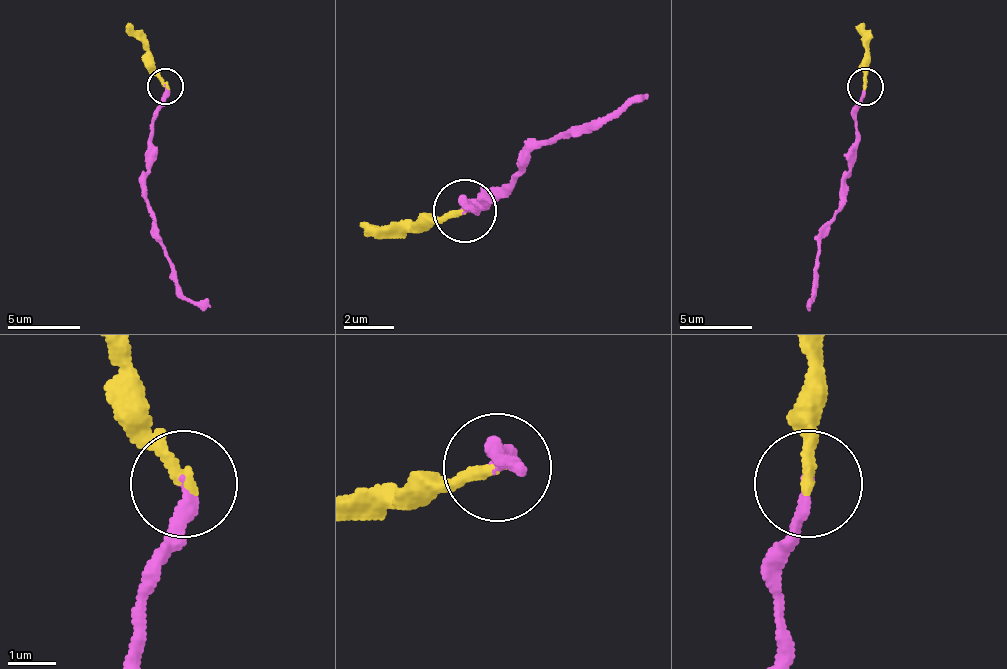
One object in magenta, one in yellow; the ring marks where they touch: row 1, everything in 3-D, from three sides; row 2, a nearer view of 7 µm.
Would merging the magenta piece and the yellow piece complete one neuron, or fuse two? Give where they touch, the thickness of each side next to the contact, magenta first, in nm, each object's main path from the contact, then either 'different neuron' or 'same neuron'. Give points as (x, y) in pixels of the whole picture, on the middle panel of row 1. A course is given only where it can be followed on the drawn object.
(464, 211) | 240/260 nm | magenta via (467, 212), (464, 206), (505, 189), (553, 140), (579, 134), (623, 103), (648, 97) | yellow via (467, 212), (363, 236) | same neuron

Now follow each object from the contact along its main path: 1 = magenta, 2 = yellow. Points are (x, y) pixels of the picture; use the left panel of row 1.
1: (166, 87), (154, 116), (145, 207), (167, 251), (172, 280), (196, 302), (210, 306)
2: (166, 87), (149, 47), (127, 22)

